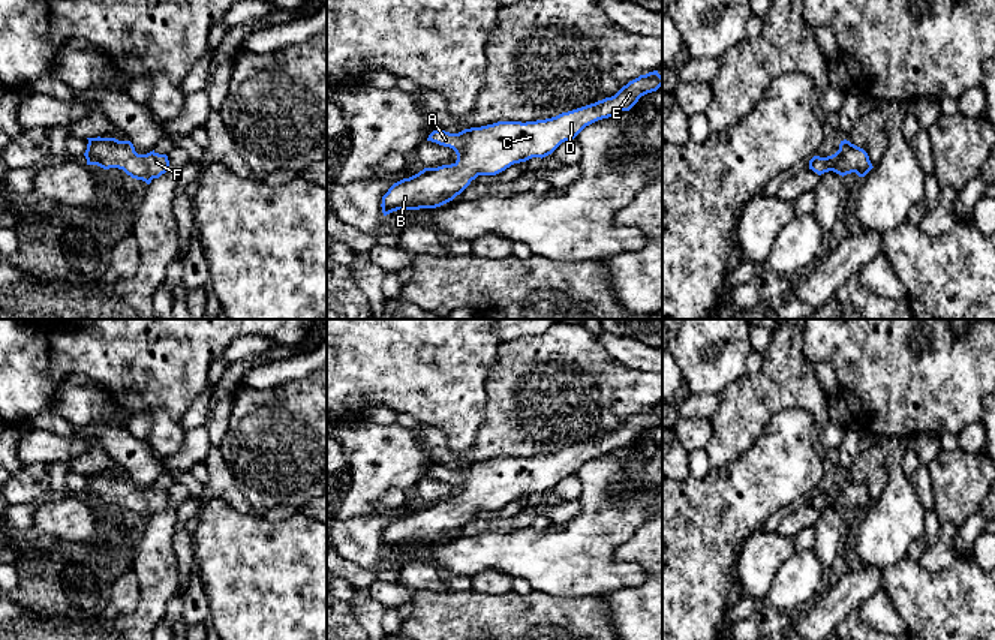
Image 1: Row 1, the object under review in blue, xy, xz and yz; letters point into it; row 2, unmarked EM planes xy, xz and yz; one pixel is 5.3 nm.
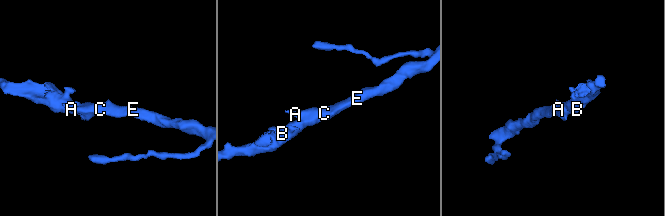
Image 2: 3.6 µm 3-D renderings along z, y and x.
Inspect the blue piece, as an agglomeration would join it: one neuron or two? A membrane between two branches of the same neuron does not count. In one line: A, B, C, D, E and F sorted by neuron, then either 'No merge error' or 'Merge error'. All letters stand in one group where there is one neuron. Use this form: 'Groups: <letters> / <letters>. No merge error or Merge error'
Groups: A B C D E F. No merge error

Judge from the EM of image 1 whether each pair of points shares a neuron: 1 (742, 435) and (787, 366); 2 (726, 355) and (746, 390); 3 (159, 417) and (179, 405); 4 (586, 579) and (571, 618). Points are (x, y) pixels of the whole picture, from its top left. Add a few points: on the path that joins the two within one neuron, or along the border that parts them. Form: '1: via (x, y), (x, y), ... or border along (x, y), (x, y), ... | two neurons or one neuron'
1: via (742, 418), (775, 382) | one neuron
2: border along (745, 373), (720, 394) | two neurons
3: border along (149, 412), (162, 406), (180, 421) | two neurons
4: border along (544, 592), (558, 598), (603, 597) | two neurons

